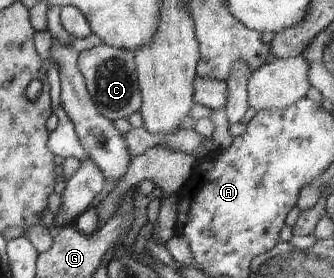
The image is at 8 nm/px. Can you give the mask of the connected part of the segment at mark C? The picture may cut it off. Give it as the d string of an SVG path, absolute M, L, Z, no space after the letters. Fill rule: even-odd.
M99 45L80 49L78 67L84 76L87 90L98 111L109 120L127 118L142 108L142 96L138 85L134 52L132 50Z

